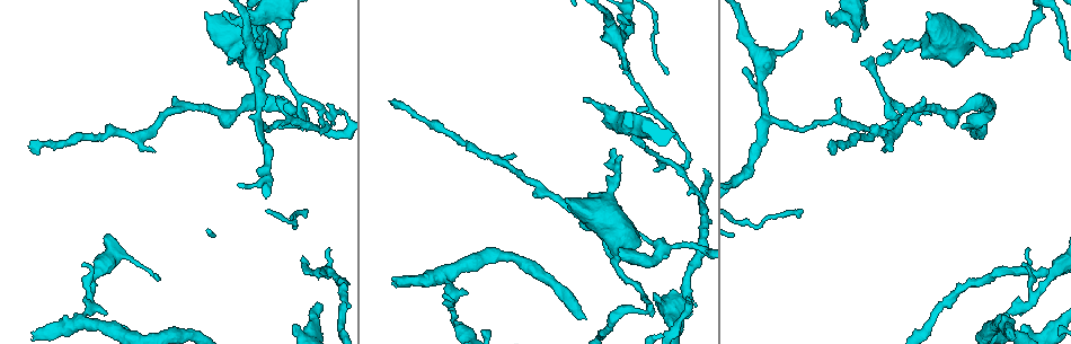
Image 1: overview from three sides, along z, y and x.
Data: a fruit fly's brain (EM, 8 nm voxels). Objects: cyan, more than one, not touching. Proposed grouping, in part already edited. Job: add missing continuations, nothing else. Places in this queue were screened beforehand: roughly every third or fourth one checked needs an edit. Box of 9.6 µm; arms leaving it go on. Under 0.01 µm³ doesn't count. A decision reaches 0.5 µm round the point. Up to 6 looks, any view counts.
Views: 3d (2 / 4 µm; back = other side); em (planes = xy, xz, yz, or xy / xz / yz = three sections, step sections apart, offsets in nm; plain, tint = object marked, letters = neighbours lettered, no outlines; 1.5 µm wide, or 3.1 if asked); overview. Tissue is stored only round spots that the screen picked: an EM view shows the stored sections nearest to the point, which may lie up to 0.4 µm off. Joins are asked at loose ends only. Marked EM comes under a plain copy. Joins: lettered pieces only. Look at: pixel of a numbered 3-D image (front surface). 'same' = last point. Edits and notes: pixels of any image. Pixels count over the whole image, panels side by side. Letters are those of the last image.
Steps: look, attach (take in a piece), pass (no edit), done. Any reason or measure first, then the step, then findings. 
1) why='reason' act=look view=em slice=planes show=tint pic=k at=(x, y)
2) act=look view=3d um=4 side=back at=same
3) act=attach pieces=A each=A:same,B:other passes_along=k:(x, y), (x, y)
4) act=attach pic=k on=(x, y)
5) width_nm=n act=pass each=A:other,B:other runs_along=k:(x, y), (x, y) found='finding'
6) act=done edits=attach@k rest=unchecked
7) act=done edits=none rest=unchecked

why='an open end' act=look view=3d um=4 side=back pic=1 at=(655, 295)

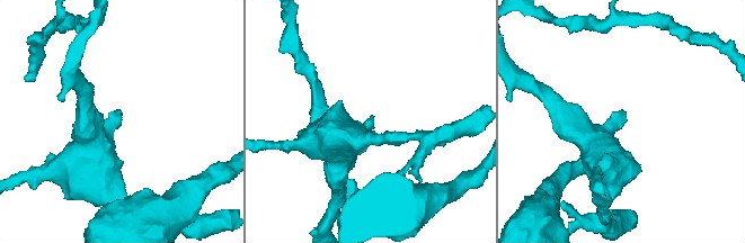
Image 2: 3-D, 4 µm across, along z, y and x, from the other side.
why='need the tissue' act=look view=em slice=planes show=letters pic=2 at=(118, 110)

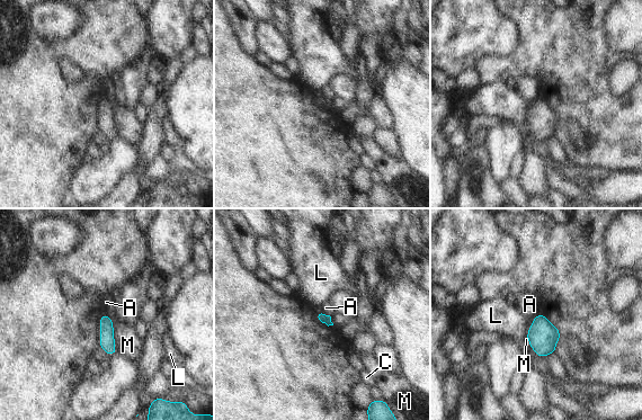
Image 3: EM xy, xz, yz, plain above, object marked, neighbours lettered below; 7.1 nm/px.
act=pass each=A:other,C:other,L:other,M:other border=3:(540, 312), (533, 320), (526, 338) found='no lettered piece goes on from it'

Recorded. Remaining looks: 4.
why='stops while still wide' act=look view=em slice=planes show=tint pic=1 at=(866, 25)

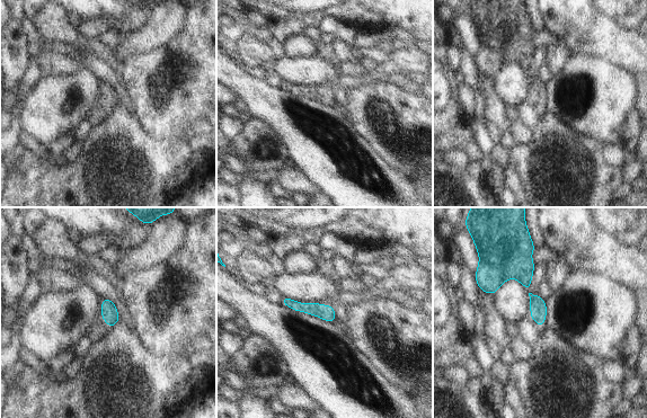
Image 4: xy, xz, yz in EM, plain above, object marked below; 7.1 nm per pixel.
why='see the neighbours' act=look view=em slice=planes show=letters at=same

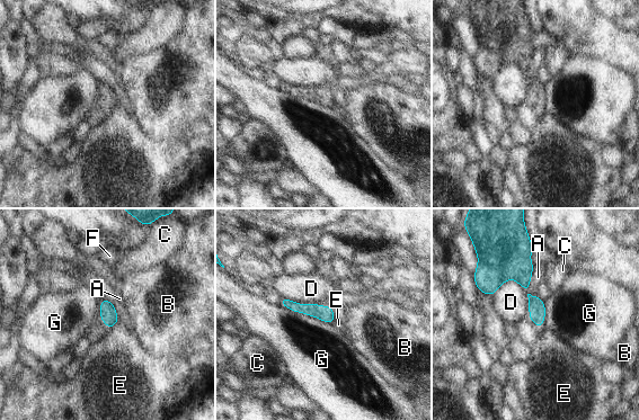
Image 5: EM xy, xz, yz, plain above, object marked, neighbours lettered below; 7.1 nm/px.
act=pass each=A:other,B:other,C:other,D:other,E:other,F:other,G:other border=5:(280, 303), (294, 311), (334, 322) found='no lettered piece goes on from it'

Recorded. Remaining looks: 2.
why='an open end' act=look view=em slice=planes show=letters pic=1 at=(567, 197)

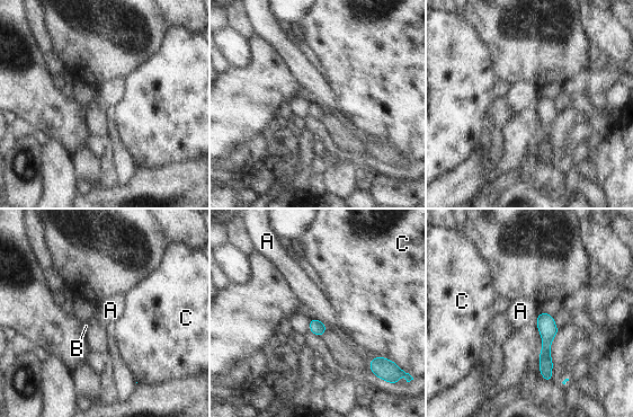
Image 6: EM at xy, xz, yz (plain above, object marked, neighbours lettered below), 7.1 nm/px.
act=pass each=A:other,B:other,C:other runs_along=6:(542, 315), (549, 378) found='no lettered piece goes on from it'

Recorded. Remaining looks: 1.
act=done edits=none rest=unchecked

